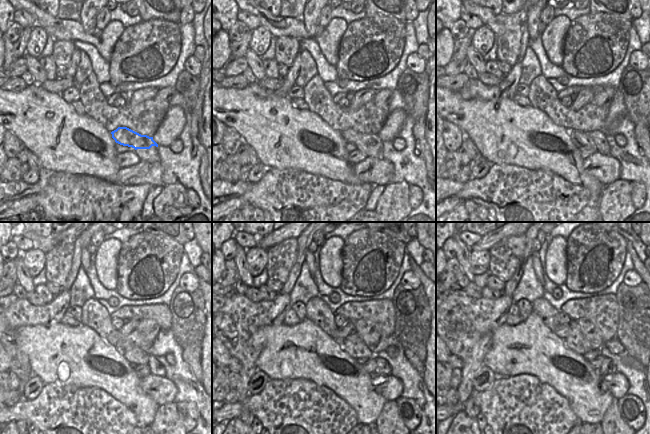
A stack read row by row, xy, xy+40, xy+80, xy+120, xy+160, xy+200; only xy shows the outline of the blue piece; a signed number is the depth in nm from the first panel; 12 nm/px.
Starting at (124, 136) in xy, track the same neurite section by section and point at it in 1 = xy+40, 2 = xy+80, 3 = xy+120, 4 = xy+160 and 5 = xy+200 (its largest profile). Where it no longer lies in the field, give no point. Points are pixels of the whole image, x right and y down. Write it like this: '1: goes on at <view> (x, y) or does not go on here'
1: goes on at xy+40 (362, 141)
2: goes on at xy+80 (596, 139)
3: goes on at xy+120 (156, 368)
4: goes on at xy+160 (383, 367)
5: goes on at xy+200 (607, 367)

